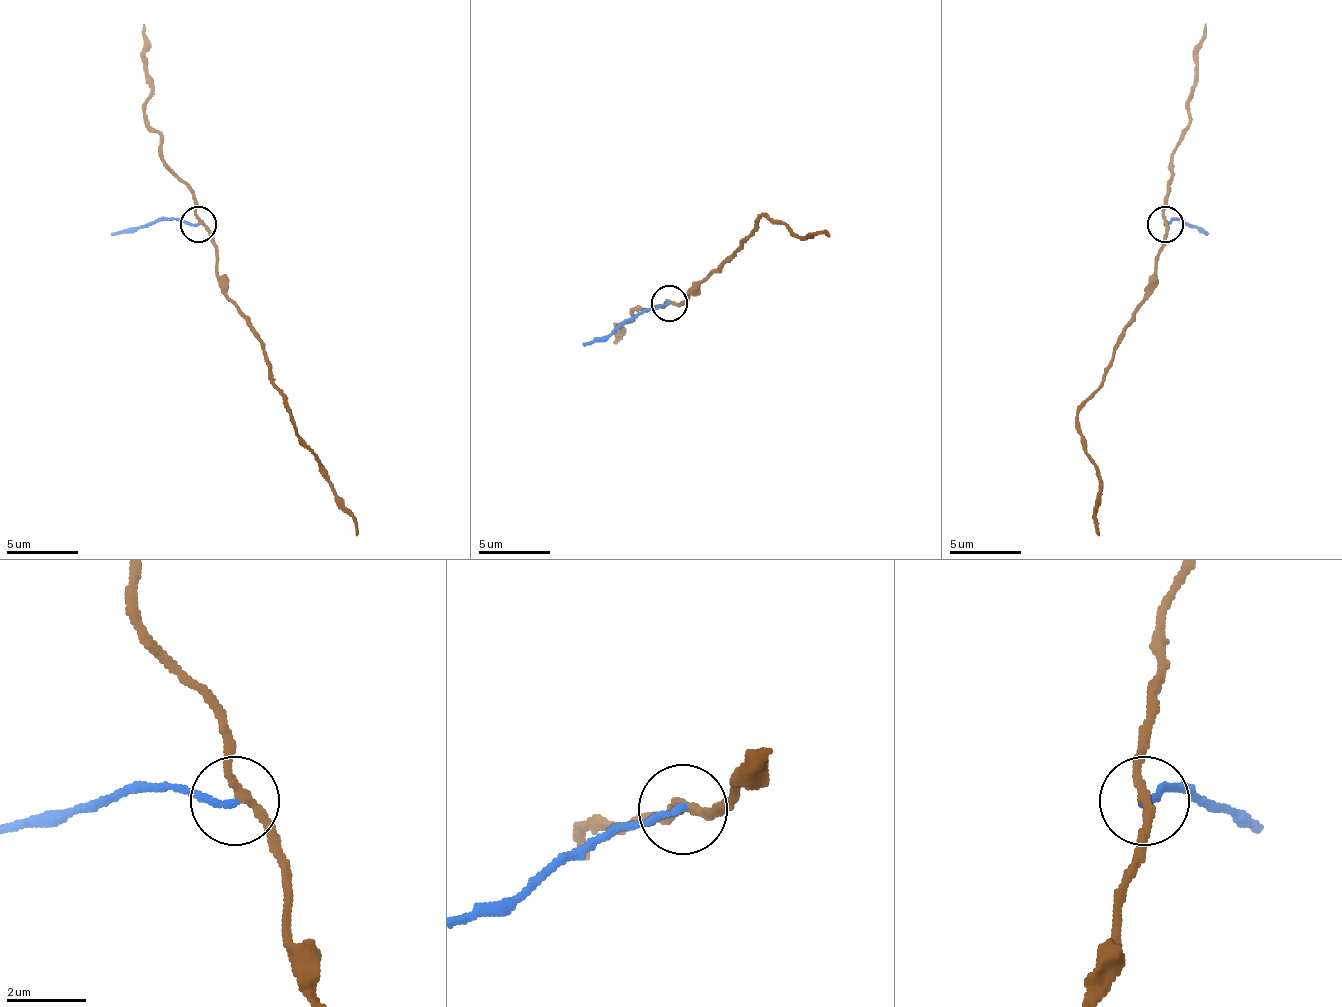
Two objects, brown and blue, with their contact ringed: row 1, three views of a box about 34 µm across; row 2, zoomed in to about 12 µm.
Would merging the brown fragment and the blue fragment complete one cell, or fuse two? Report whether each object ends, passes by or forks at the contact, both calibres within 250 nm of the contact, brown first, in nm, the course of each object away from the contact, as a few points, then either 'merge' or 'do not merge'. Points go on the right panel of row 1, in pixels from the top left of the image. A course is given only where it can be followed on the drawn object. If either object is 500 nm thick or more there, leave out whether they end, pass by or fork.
brown passes by; blue ends; calibres 200 and 170 nm; course brown (1166, 223), (1152, 295), (1112, 345), (1101, 389), (1076, 414), (1080, 435), (1098, 472), (1094, 518), (1098, 536); course blue (1166, 223), (1181, 219), (1206, 234); do not merge

